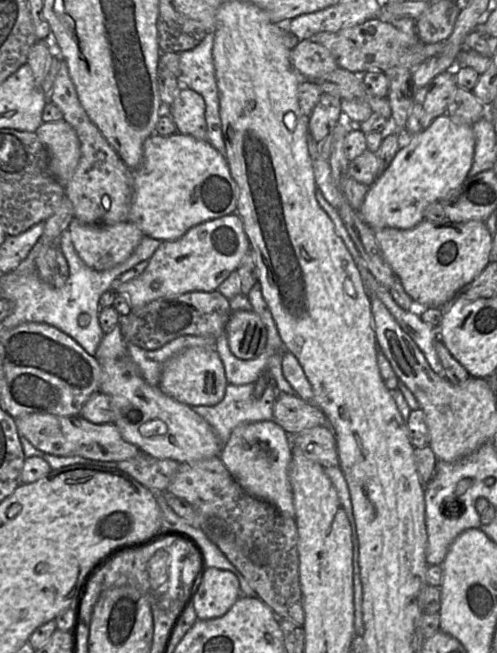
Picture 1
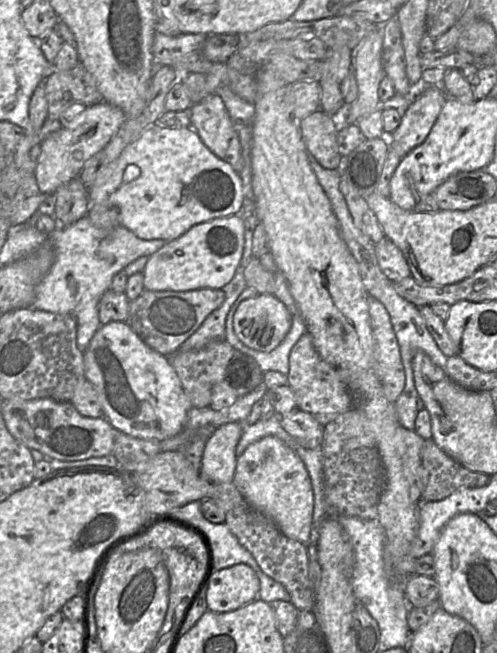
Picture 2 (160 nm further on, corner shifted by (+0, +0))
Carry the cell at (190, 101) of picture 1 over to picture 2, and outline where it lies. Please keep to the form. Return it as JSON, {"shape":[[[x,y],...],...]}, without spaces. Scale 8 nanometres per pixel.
{"shape":[[[216,94],[209,95],[193,104],[188,114],[190,127],[205,146],[239,172],[242,167],[240,140],[222,99]]]}

